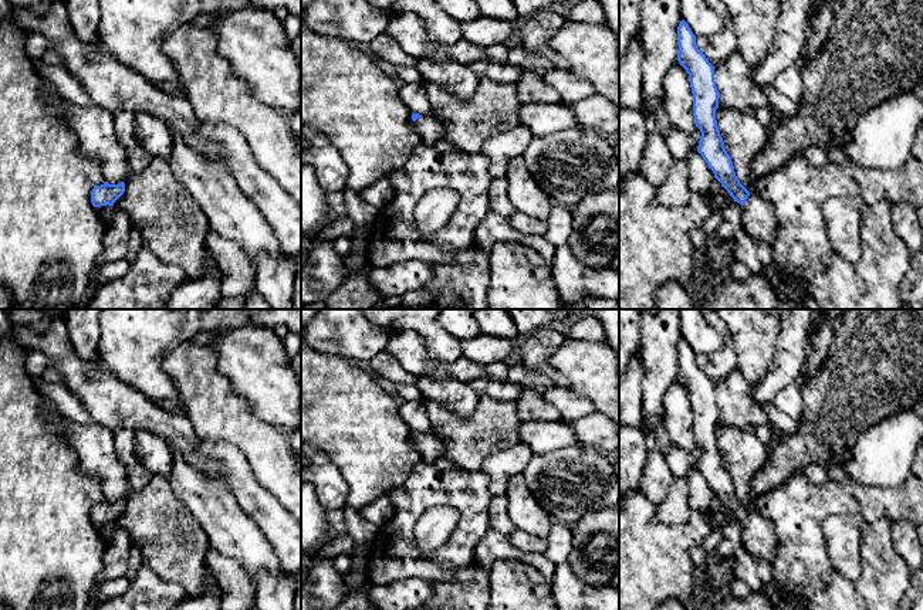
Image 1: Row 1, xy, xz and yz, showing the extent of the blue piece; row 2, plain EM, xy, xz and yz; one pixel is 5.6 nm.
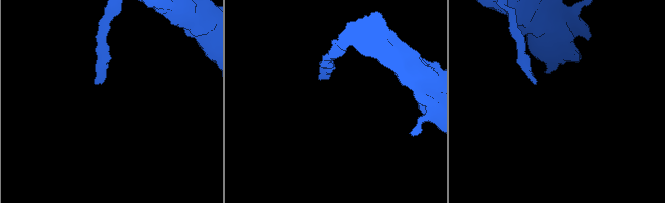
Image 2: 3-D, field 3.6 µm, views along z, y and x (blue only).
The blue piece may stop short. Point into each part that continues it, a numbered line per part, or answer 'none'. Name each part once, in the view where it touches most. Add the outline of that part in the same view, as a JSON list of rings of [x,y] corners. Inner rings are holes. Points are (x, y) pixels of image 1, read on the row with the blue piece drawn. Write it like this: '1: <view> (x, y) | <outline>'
1: yz (758, 216) | [[[751,193],[743,204],[743,223],[746,231],[757,241],[771,245],[775,240],[777,218],[770,201]]]

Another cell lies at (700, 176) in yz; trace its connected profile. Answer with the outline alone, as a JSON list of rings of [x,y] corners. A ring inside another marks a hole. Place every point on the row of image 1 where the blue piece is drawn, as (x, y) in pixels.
[[[697,150],[690,152],[686,159],[689,166],[687,184],[692,194],[707,194],[714,180],[713,170],[707,166],[706,160]]]

